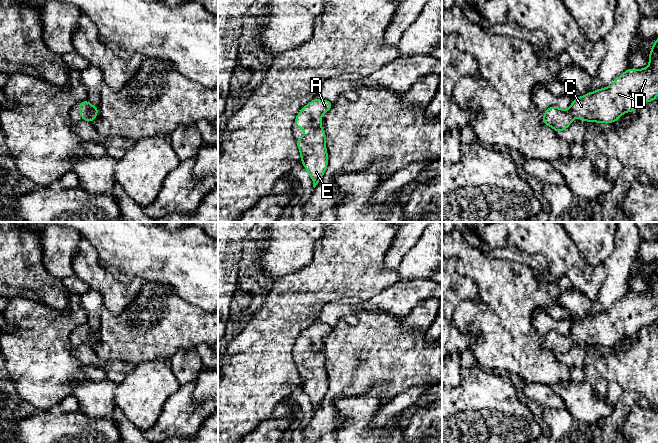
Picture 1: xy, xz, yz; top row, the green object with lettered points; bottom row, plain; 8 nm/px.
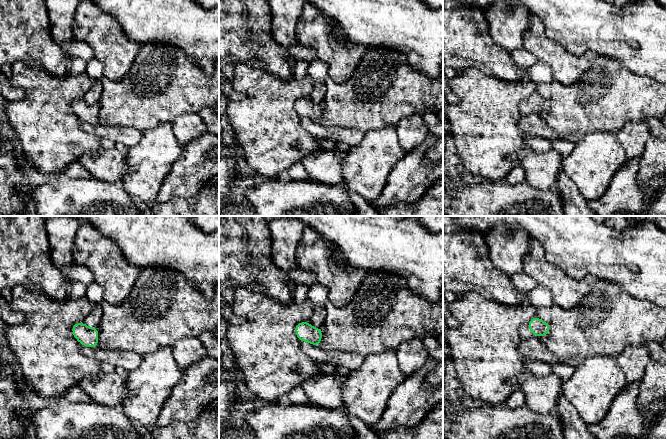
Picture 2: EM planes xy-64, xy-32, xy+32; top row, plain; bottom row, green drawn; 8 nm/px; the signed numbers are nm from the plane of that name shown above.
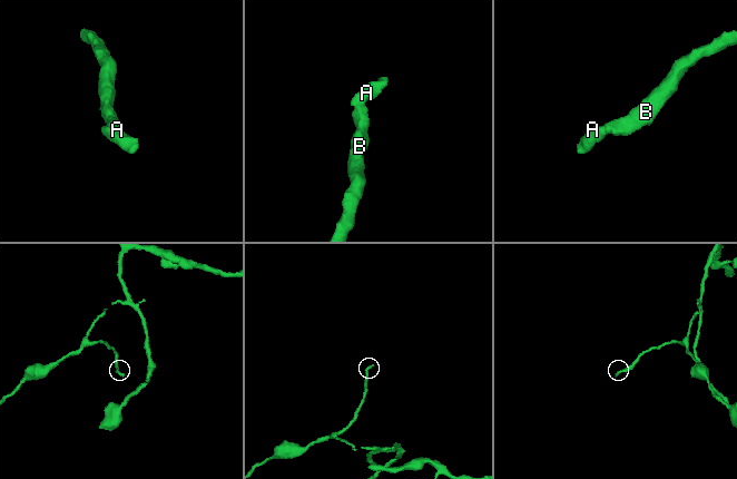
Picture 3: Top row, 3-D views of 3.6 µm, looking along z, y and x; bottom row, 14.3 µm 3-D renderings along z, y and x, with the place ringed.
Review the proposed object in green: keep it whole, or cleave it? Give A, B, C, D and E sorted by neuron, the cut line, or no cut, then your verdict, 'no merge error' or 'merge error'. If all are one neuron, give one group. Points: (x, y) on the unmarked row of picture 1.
groups A B C D E; cut none; no merge error

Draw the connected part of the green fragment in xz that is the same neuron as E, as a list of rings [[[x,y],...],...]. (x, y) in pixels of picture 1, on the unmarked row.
[[[315,322],[301,333],[294,346],[296,352],[306,354],[304,360],[296,364],[296,368],[301,377],[301,386],[311,400],[314,412],[328,390],[326,357],[321,351],[321,340],[333,329],[330,325]]]

